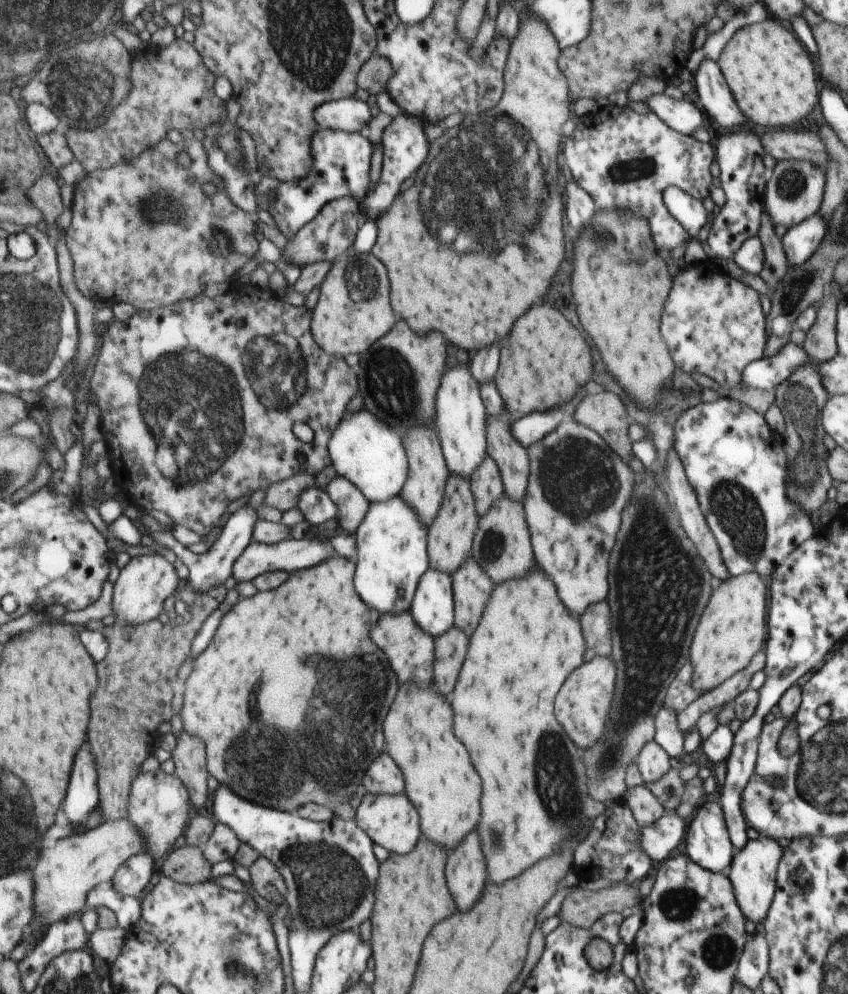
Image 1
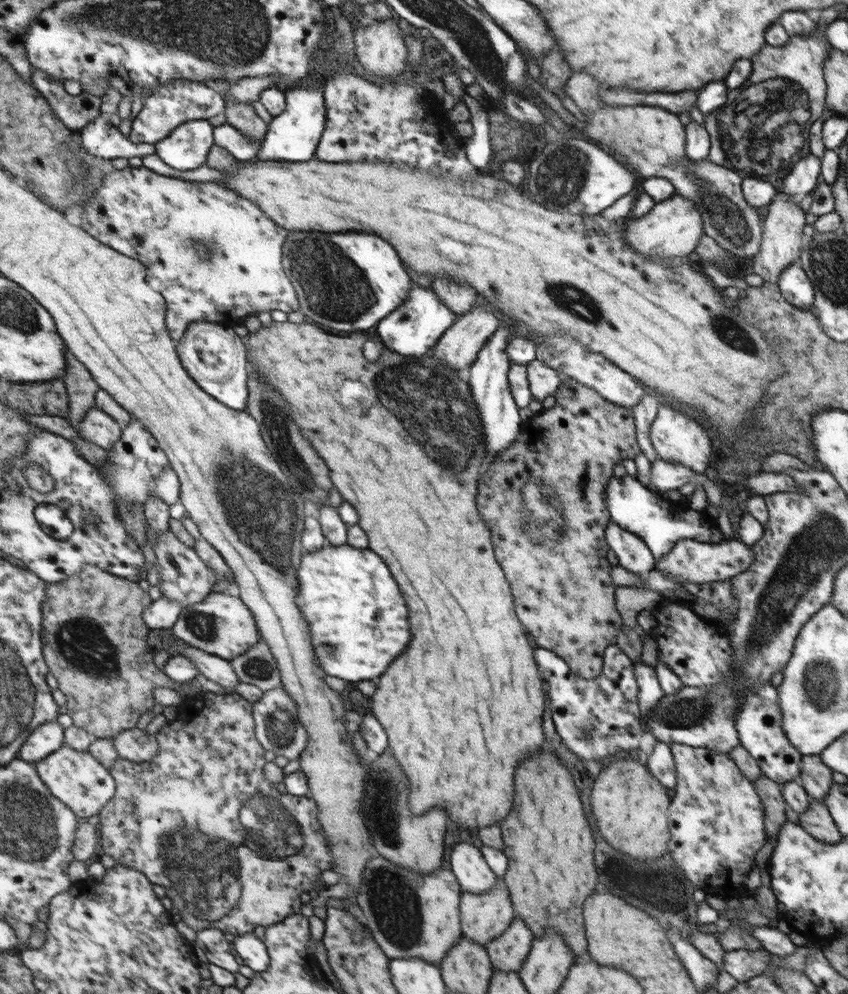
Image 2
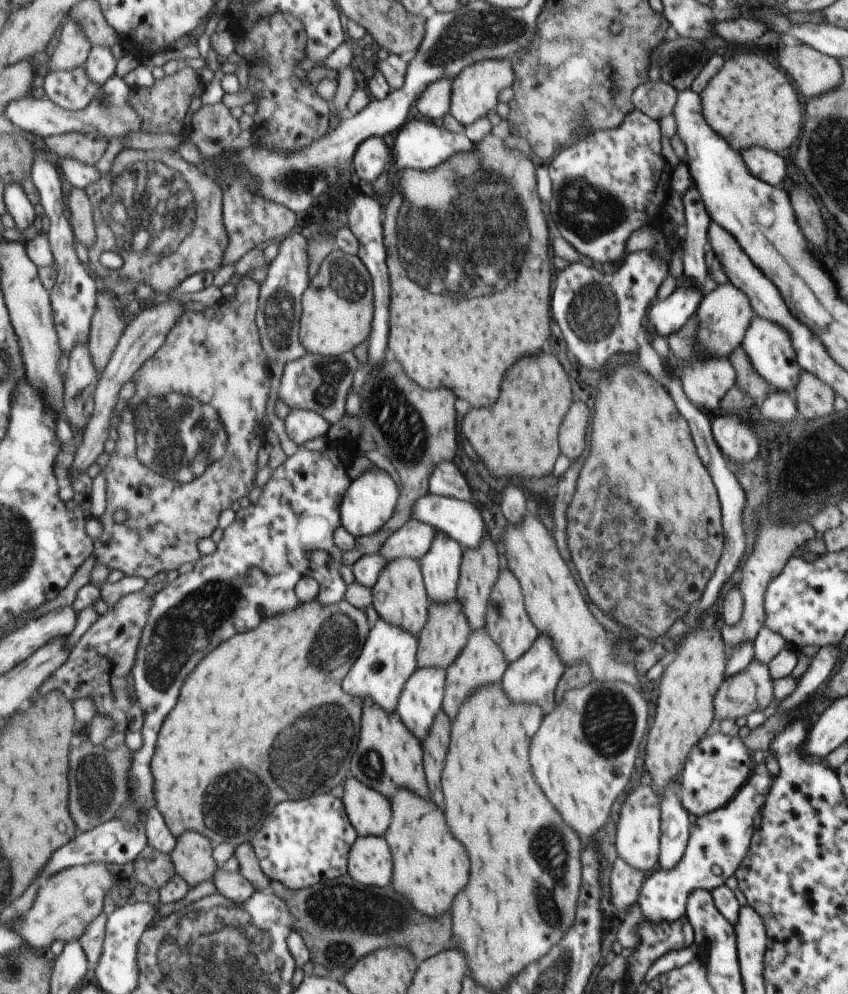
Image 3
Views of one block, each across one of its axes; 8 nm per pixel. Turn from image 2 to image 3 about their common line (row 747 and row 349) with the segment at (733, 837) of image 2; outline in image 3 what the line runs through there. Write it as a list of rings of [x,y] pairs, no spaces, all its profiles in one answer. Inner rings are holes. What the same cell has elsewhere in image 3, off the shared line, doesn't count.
[[[692,316],[688,323],[677,332],[667,337],[671,353],[676,358],[676,365],[680,366],[679,380],[683,384],[684,395],[704,412],[711,412],[722,404],[726,395],[735,388],[736,370],[728,359],[698,359],[695,352],[697,334],[697,323],[695,316]]]

